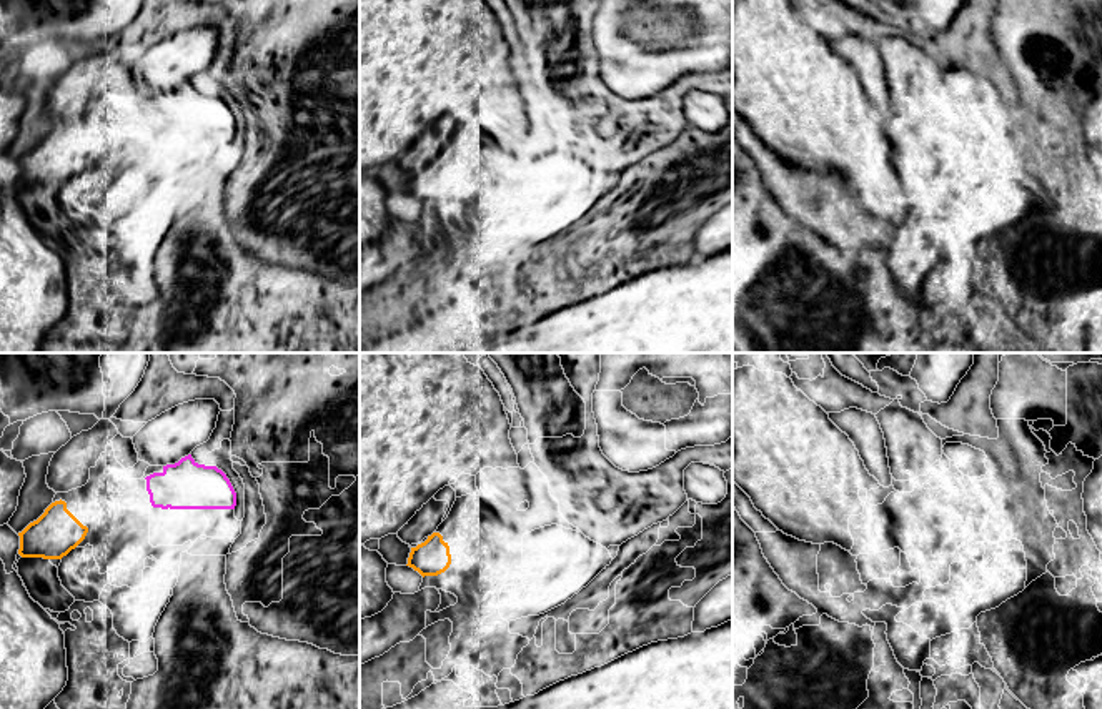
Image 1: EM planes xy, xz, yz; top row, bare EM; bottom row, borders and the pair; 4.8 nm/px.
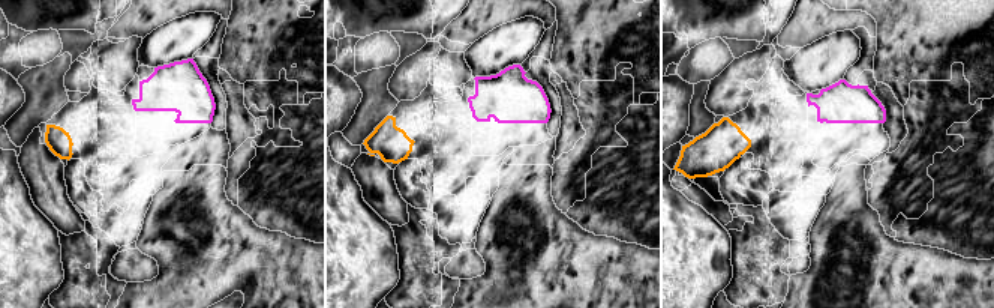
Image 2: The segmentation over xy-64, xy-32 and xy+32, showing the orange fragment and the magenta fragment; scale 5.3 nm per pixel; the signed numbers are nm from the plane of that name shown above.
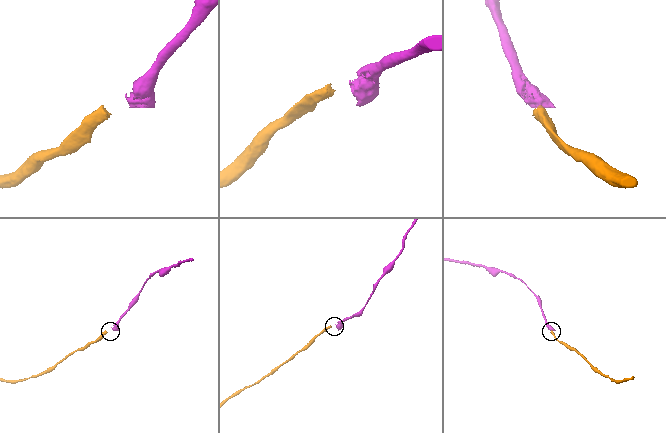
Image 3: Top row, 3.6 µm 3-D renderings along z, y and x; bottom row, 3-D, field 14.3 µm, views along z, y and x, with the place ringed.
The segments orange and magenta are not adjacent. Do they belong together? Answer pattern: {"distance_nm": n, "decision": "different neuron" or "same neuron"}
{"distance_nm": 320, "decision": "same neuron"}

